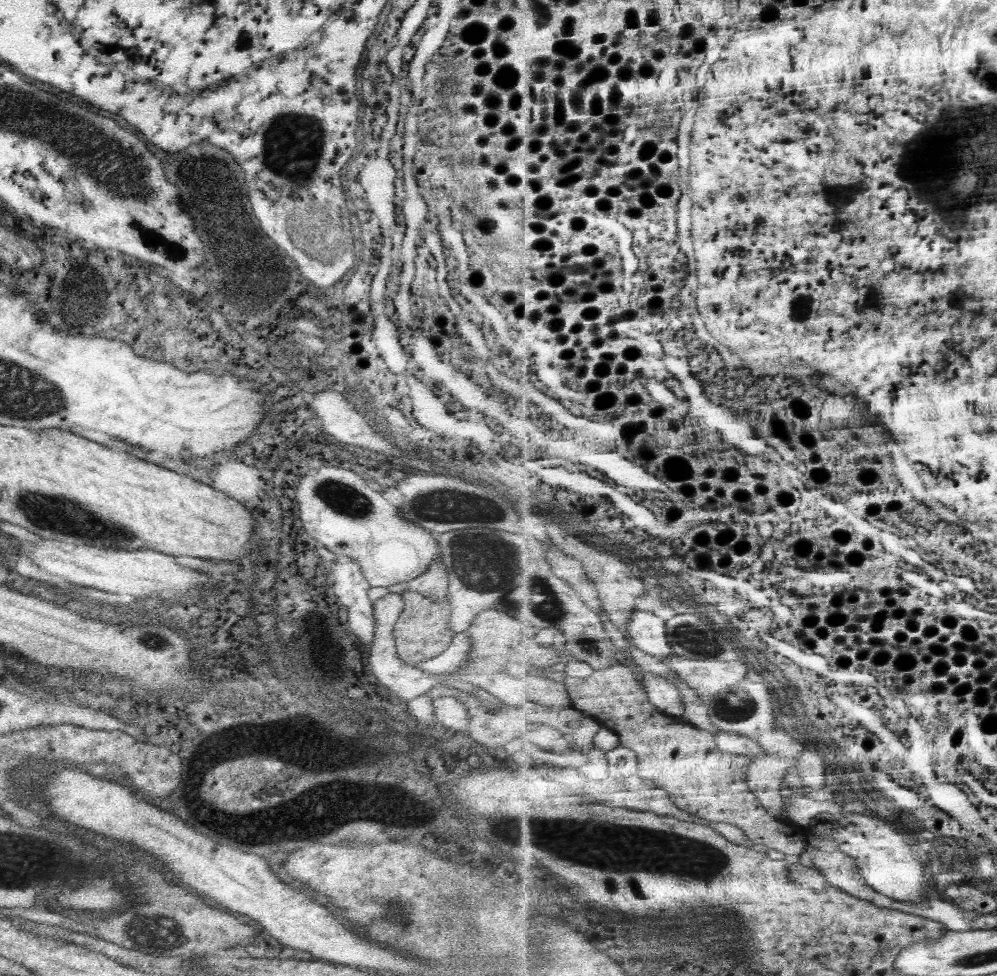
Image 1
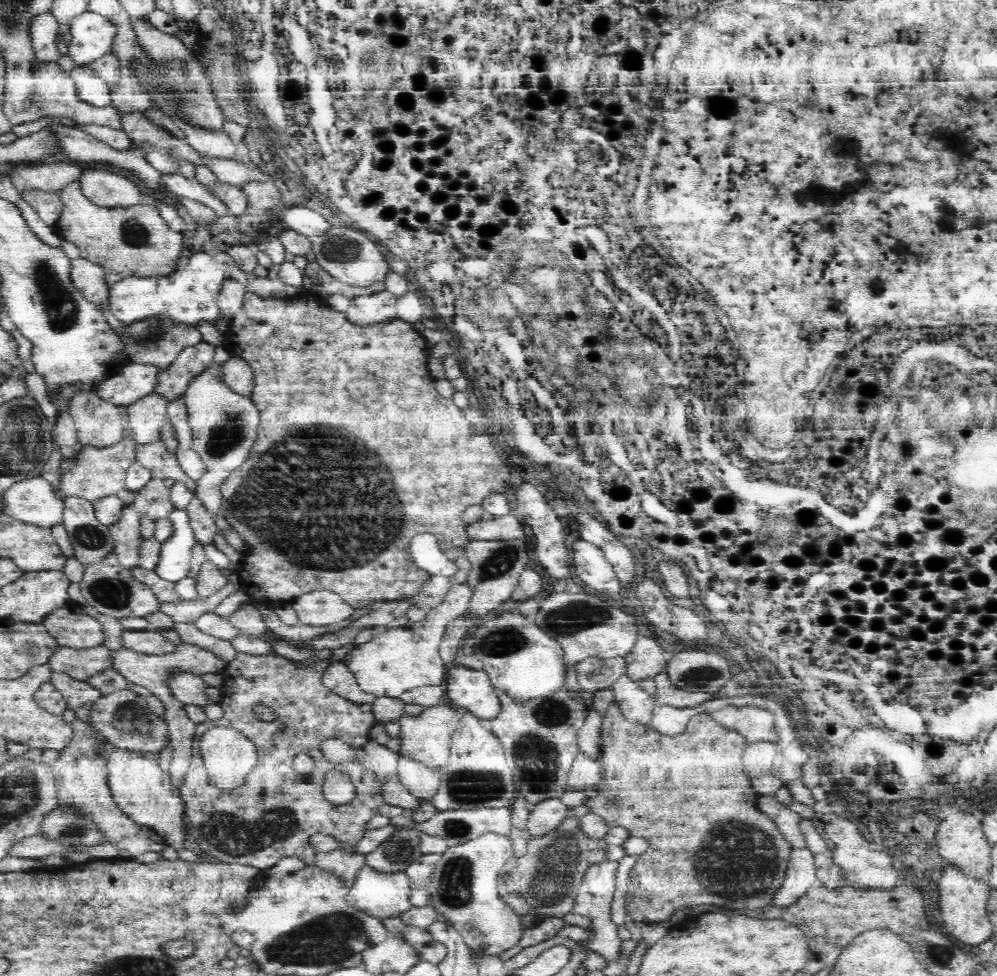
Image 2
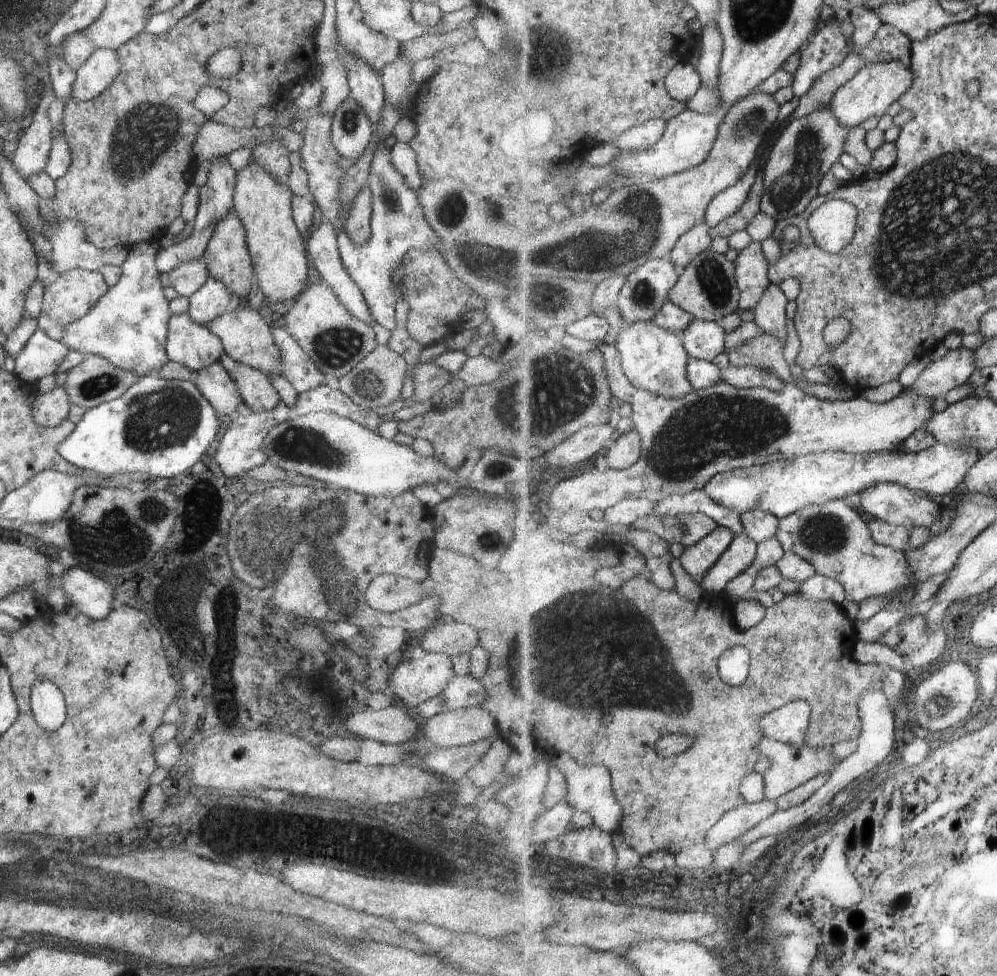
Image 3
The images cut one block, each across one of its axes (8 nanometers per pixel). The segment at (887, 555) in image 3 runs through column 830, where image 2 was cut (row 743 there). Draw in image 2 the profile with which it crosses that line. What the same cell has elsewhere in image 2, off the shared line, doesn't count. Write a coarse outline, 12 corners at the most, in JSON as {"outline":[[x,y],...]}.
{"outline":[[570,669],[544,698],[495,693],[487,720],[530,810],[567,791],[594,692]]}

